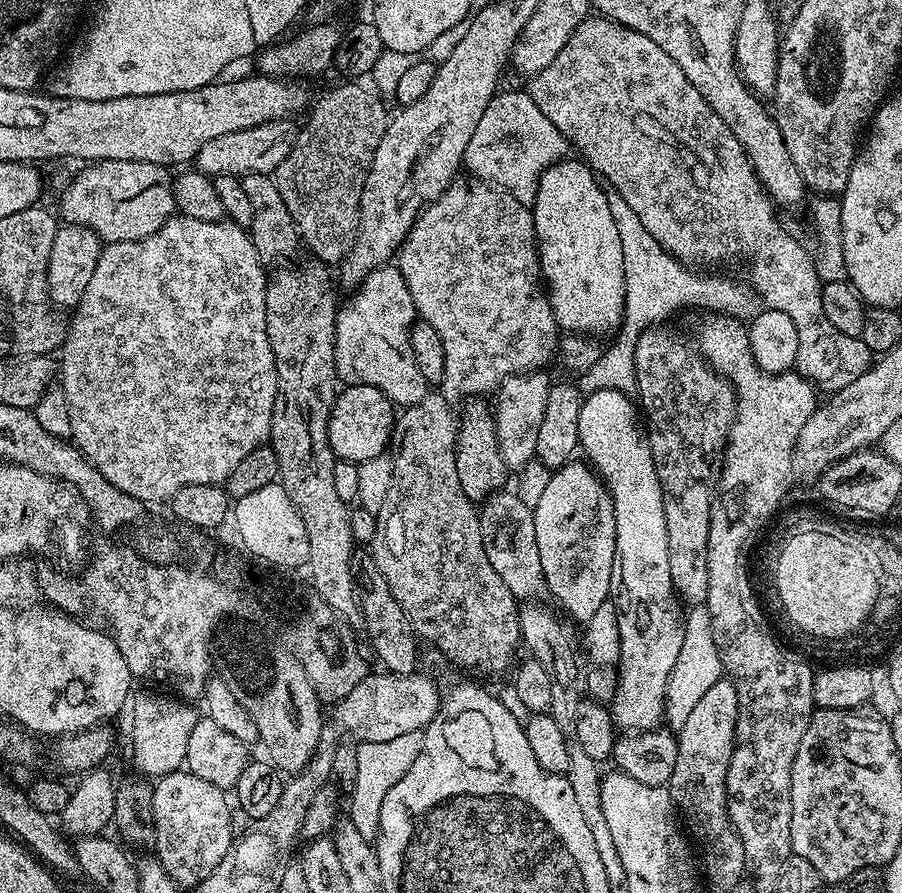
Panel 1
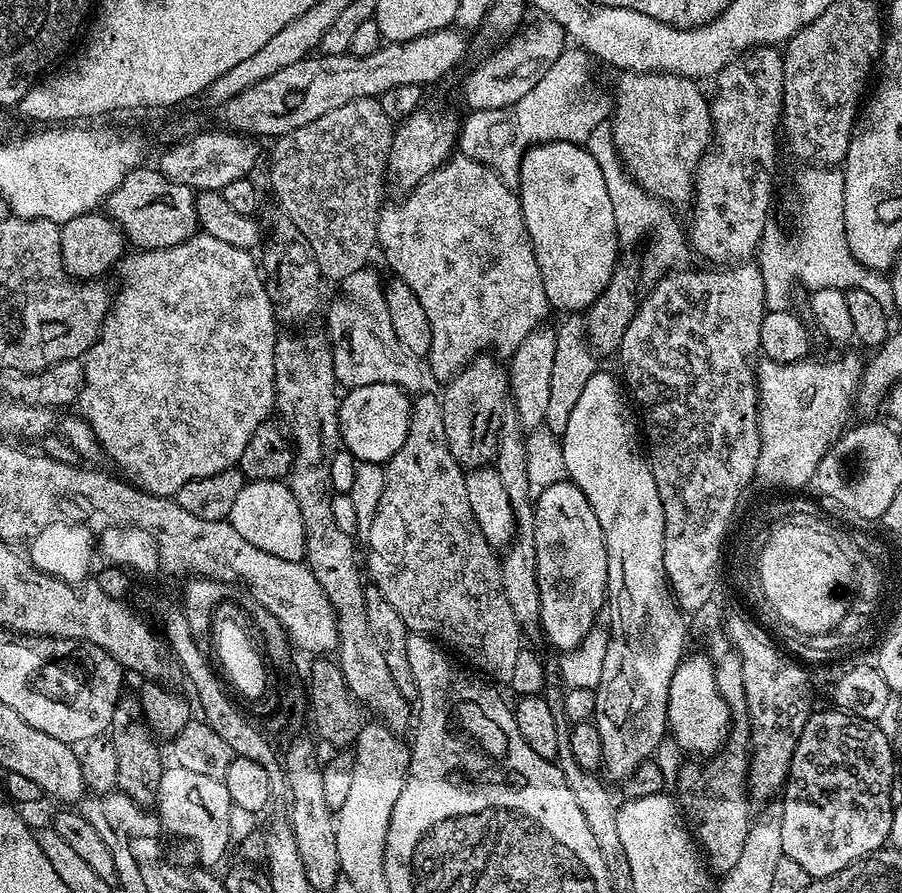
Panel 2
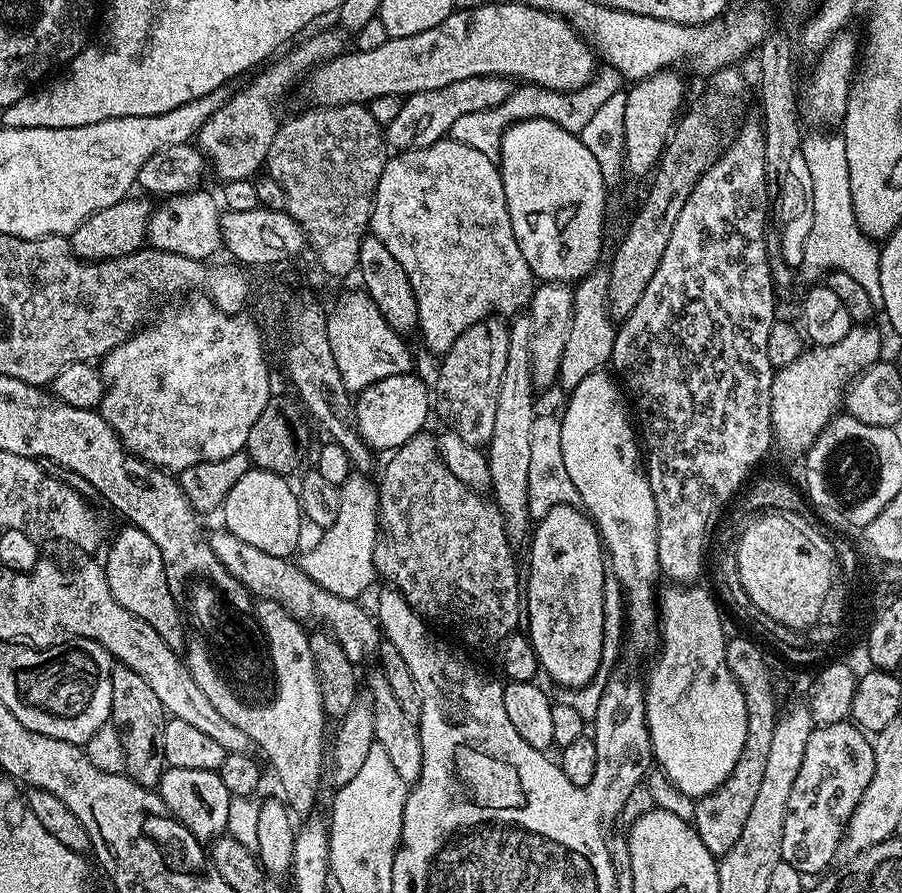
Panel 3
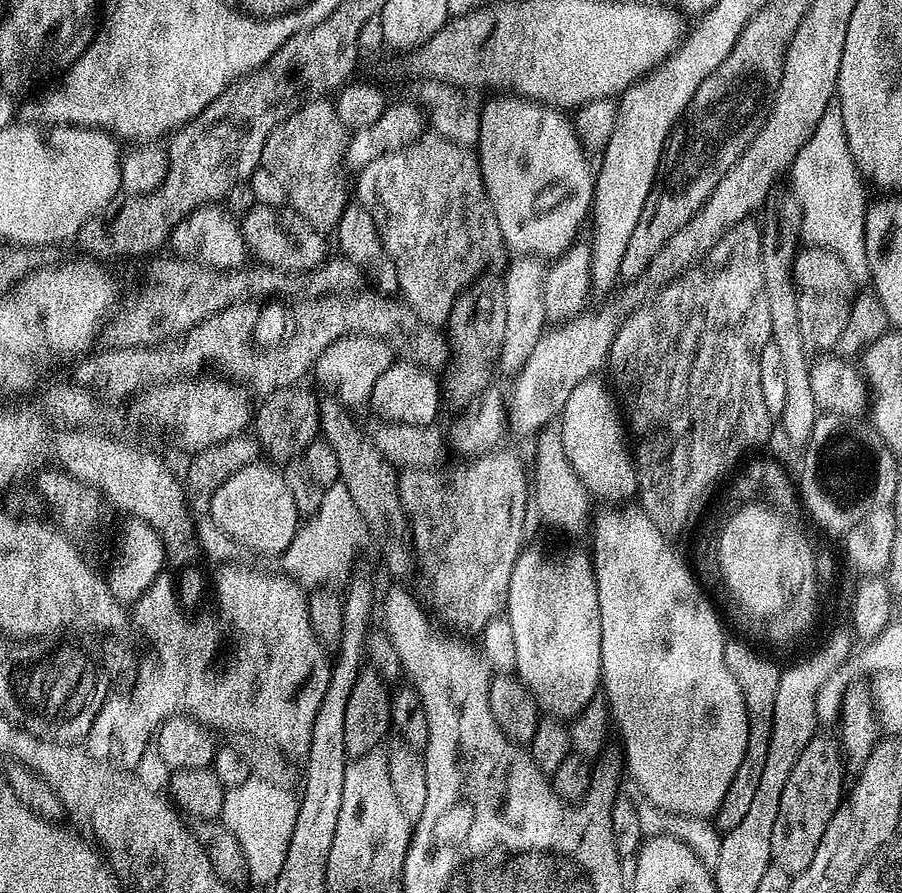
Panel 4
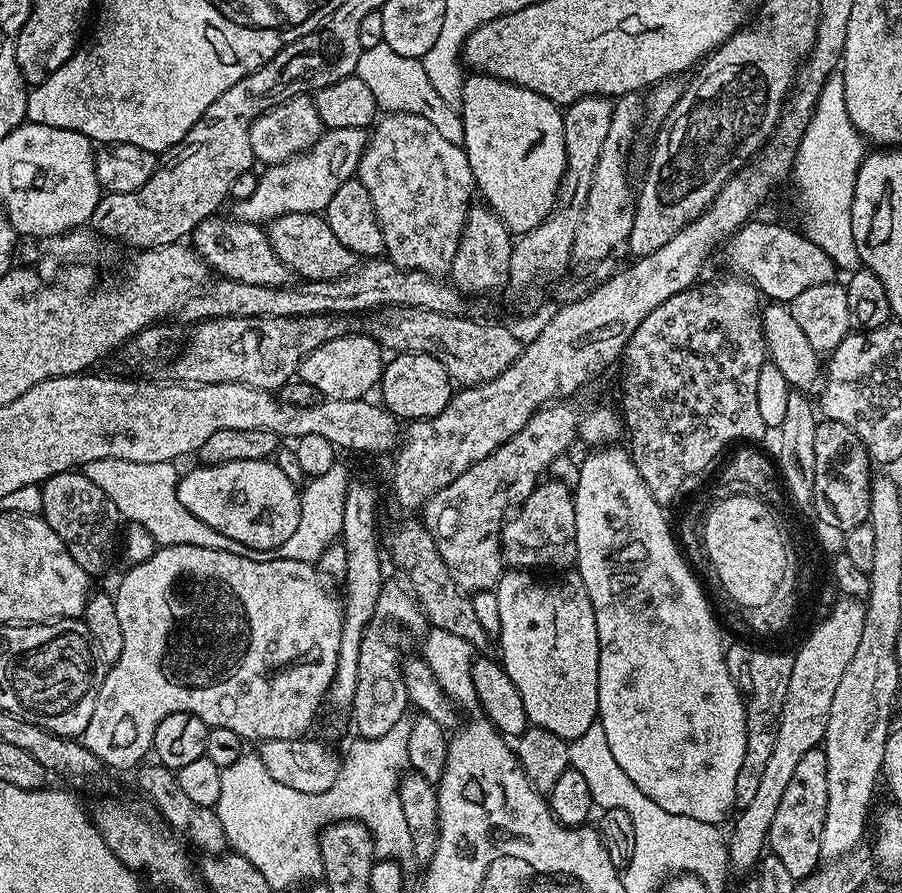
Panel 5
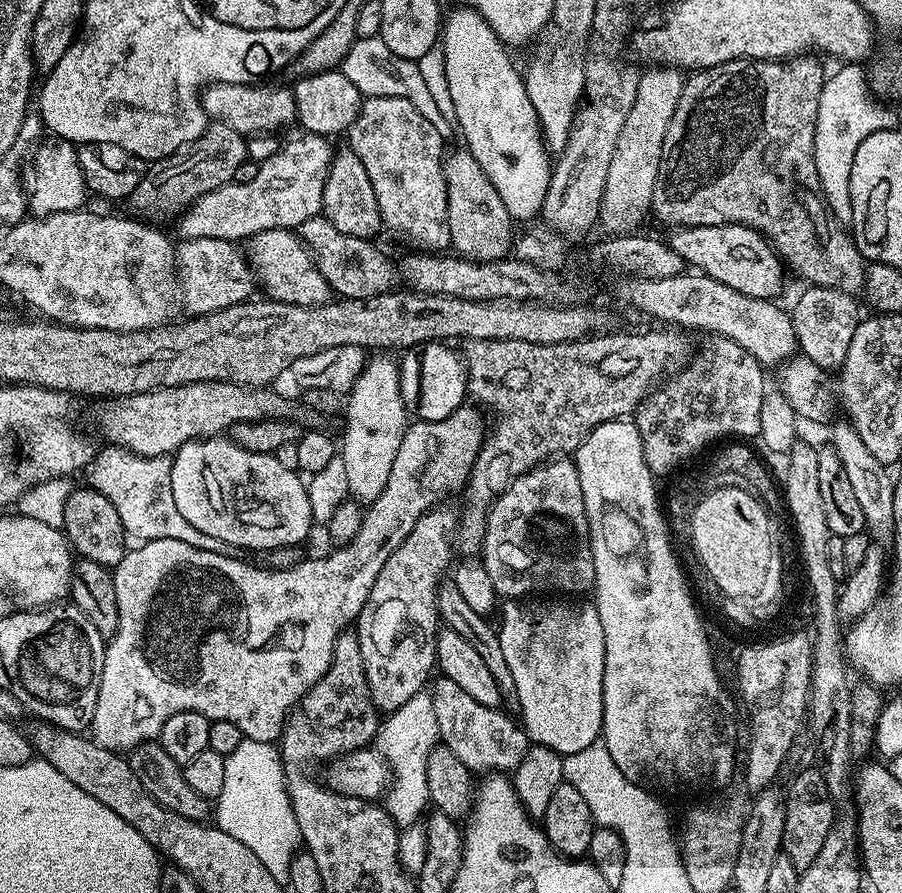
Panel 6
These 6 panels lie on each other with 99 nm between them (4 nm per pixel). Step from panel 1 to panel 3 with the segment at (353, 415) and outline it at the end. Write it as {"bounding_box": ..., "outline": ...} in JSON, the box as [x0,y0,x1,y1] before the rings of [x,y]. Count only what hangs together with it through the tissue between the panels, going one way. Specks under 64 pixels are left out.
{"bounding_box":[354,372,430,450],"outline":[[[412,372],[394,378],[382,378],[361,390],[355,397],[354,407],[356,429],[369,448],[395,450],[423,433],[420,431],[428,420],[428,412],[430,416],[430,388]]]}

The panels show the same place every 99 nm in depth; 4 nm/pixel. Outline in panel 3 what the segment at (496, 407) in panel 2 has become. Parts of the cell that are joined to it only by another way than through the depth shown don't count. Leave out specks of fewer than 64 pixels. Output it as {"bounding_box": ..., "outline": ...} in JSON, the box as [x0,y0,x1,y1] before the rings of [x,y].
{"bounding_box":[434,318,510,449],"outline":[[[500,318],[479,320],[458,337],[454,346],[443,353],[440,369],[436,372],[434,384],[434,412],[440,415],[443,427],[458,434],[458,438],[470,442],[470,446],[483,449],[494,434],[494,410],[498,406],[498,386],[502,386],[502,373],[506,370],[506,353],[510,350],[508,324]]]}

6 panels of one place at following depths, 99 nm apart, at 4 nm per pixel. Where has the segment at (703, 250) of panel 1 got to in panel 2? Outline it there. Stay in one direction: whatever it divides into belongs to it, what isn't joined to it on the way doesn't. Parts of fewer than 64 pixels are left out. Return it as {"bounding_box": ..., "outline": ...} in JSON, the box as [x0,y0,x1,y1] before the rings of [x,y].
{"bounding_box":[610,72,713,206],"outline":[[[626,72],[619,77],[621,80],[616,84],[616,96],[614,92],[614,111],[610,116],[610,125],[612,127],[613,142],[620,154],[620,160],[626,167],[629,175],[638,184],[641,185],[649,193],[656,197],[657,200],[662,200],[668,205],[677,206],[684,204],[693,199],[694,185],[696,183],[696,170],[700,167],[700,160],[703,159],[704,153],[708,151],[713,143],[712,135],[712,110],[710,107],[709,97],[704,96],[704,92],[699,83],[695,80],[687,80],[685,76],[671,76],[668,72]]]}

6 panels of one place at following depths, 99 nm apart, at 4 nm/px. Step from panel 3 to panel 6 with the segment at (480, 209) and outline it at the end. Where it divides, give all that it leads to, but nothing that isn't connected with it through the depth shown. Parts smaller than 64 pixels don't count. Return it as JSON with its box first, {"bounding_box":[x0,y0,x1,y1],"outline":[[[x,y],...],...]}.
{"bounding_box":[346,96,451,254],"outline":[[[369,96],[361,103],[358,118],[352,124],[346,133],[347,147],[354,150],[354,154],[358,154],[358,158],[362,158],[362,166],[366,166],[366,174],[370,174],[370,186],[374,186],[374,194],[378,198],[378,210],[380,211],[380,219],[383,227],[388,228],[392,232],[397,232],[402,239],[408,244],[413,244],[413,249],[419,250],[424,254],[440,254],[451,245],[450,230],[448,229],[448,195],[446,194],[446,178],[444,177],[444,157],[446,155],[445,137],[438,134],[438,130],[434,130],[434,126],[430,126],[430,122],[426,122],[426,118],[422,118],[422,114],[418,114],[418,110],[414,110],[414,106],[410,106],[410,102],[406,98],[398,98],[397,96]]]}

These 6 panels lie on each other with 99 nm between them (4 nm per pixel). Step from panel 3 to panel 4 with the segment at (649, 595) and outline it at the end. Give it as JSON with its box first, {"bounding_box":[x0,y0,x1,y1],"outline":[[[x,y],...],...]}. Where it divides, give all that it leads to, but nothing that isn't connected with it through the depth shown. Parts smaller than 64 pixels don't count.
{"bounding_box":[560,376,638,502],"outline":[[[598,376],[588,377],[574,388],[560,415],[560,423],[562,422],[560,424],[560,434],[566,456],[568,456],[570,464],[572,464],[588,492],[591,495],[597,496],[599,494],[606,500],[612,500],[608,502],[622,502],[625,501],[622,500],[624,498],[631,495],[633,497],[638,490],[635,459],[630,453],[628,434],[617,399],[611,387],[606,382],[605,385],[600,379],[601,377]]]}

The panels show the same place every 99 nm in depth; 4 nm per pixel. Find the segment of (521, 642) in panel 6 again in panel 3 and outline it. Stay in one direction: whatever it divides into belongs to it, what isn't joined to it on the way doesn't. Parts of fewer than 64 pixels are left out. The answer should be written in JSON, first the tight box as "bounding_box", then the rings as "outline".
{"bounding_box":[526,504,606,690],"outline":[[[571,504],[554,506],[549,513],[538,520],[534,531],[530,536],[530,545],[532,544],[532,565],[528,568],[528,584],[526,580],[526,624],[528,620],[528,628],[526,627],[526,635],[528,641],[532,643],[532,650],[536,655],[536,663],[539,671],[544,672],[556,684],[561,684],[561,689],[571,690],[581,688],[583,684],[588,684],[590,678],[594,676],[598,670],[598,662],[605,655],[604,652],[604,611],[606,605],[603,602],[603,594],[606,591],[604,585],[604,570],[606,574],[606,551],[601,543],[601,537],[597,532],[596,526],[588,513],[579,507]]]}

